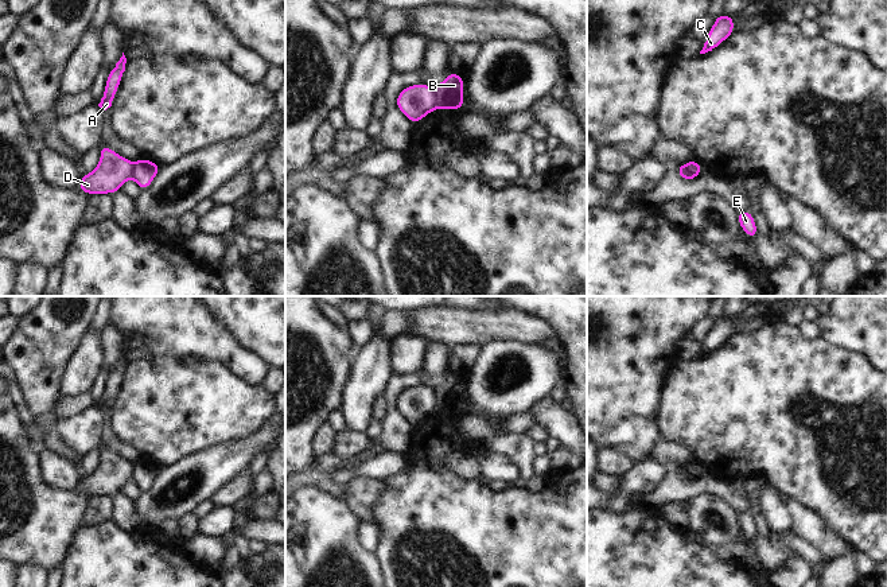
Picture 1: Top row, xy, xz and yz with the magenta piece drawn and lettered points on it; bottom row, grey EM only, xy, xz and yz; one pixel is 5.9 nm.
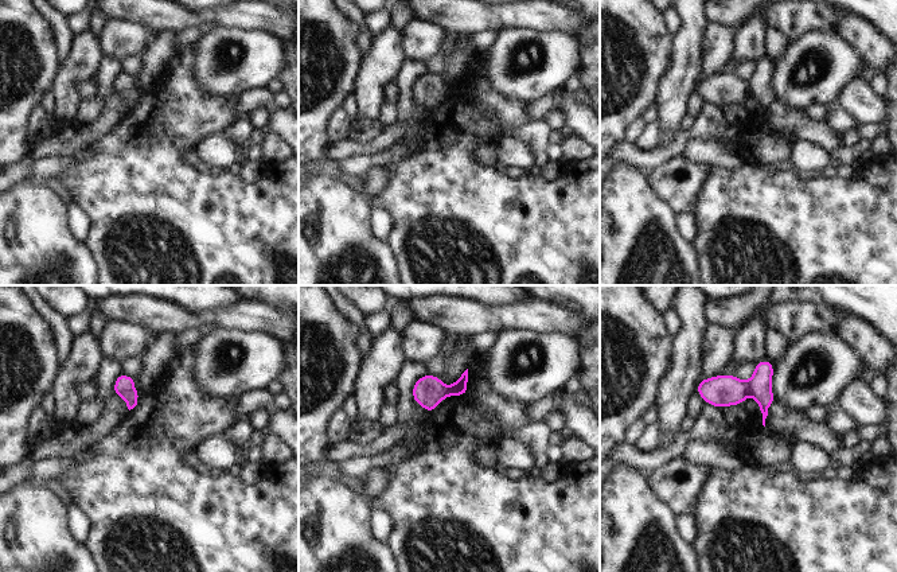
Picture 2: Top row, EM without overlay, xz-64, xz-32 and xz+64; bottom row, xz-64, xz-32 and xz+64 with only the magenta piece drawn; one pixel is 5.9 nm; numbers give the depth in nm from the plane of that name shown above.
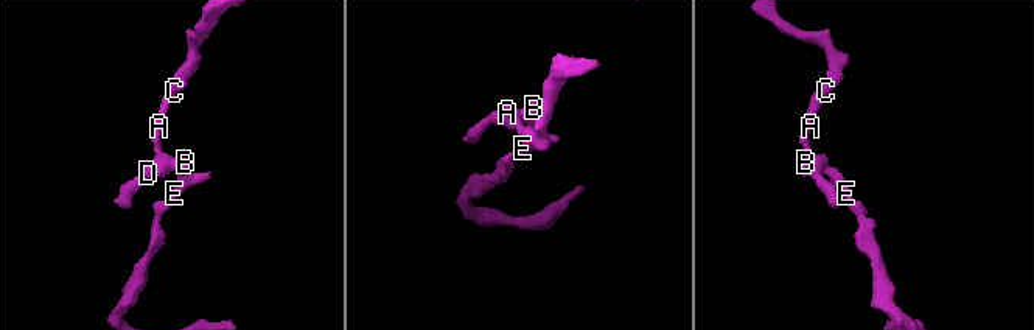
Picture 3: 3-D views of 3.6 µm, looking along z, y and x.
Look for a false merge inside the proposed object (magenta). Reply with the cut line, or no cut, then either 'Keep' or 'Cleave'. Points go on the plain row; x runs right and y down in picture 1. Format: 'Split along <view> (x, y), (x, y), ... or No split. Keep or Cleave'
Split along xz (432, 389), (436, 409). Cleave.

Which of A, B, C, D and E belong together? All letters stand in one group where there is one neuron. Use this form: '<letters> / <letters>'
A C D / B E

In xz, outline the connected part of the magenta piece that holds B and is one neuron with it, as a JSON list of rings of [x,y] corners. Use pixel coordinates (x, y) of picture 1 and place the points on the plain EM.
[[[448,374],[443,384],[433,389],[436,411],[462,411],[466,404],[463,399],[464,382],[460,374]]]

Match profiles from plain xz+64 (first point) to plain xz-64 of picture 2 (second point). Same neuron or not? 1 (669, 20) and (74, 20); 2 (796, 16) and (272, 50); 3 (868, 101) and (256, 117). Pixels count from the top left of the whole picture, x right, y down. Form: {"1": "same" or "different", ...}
{"1": "same", "2": "different", "3": "different"}

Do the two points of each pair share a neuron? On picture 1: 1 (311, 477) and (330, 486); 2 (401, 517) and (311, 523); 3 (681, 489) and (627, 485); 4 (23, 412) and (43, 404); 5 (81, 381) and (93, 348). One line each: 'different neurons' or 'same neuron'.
1: same neuron
2: different neurons
3: different neurons
4: different neurons
5: same neuron

